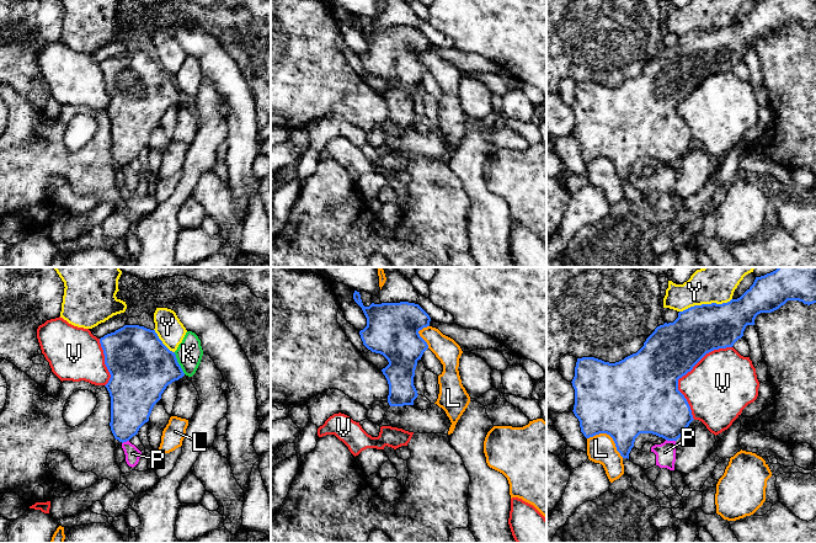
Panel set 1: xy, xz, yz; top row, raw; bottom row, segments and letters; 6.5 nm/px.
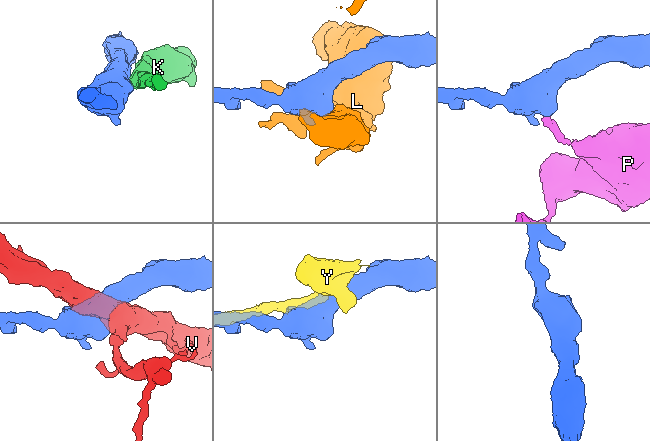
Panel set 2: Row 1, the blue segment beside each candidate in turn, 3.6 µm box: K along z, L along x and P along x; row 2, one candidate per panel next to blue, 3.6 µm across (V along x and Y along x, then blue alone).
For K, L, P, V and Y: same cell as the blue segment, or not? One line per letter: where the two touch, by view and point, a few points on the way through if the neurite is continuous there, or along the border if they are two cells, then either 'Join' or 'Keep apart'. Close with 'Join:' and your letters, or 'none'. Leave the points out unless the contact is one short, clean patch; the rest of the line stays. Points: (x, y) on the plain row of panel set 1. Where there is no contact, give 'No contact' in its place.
K: Touches blue at xy (177, 88). Boundary: xy (174, 76), (177, 88), (185, 97). Keep apart
L: Touches blue at yz (609, 159). Keep apart
P: Touches blue at yz (671, 164). Boundary: yz (666, 163), (675, 165). Keep apart
V: Touches blue at yz (684, 99). Keep apart
Y: Touches blue at yz (705, 28). Keep apart
Join: none

